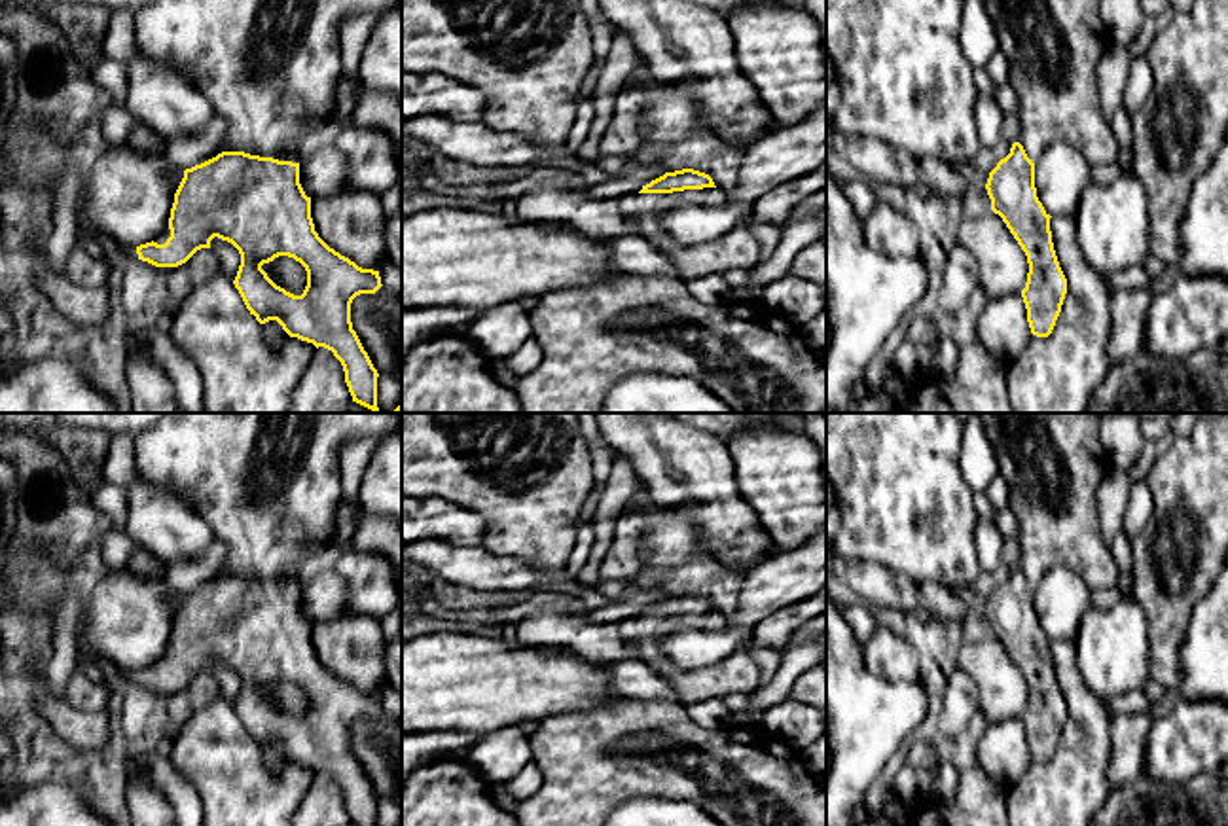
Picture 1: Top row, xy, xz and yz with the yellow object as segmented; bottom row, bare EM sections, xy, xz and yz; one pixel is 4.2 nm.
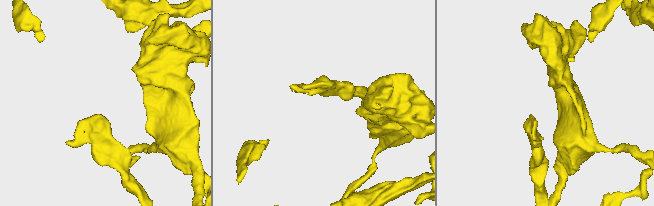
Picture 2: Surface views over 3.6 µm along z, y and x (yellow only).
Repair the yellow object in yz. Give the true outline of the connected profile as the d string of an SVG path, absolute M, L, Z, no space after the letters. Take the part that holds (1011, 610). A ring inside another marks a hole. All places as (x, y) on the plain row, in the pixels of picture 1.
M1118 413L974 415L982 419L1020 525L1020 565L989 597L985 614L991 635L1027 680L1021 722L1031 758L1048 762L1061 737L1067 703L1052 667L1052 640L1037 621L1035 587L1054 566L1078 574L1090 591L1118 584L1097 506L1097 489L1111 466L1099 422Z

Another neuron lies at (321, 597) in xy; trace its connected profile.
M334 568L322 570L299 585L299 608L307 621L341 618L347 599L347 585Z

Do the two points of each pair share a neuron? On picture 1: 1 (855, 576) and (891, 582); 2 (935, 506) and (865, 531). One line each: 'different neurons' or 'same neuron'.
1: same neuron
2: same neuron

